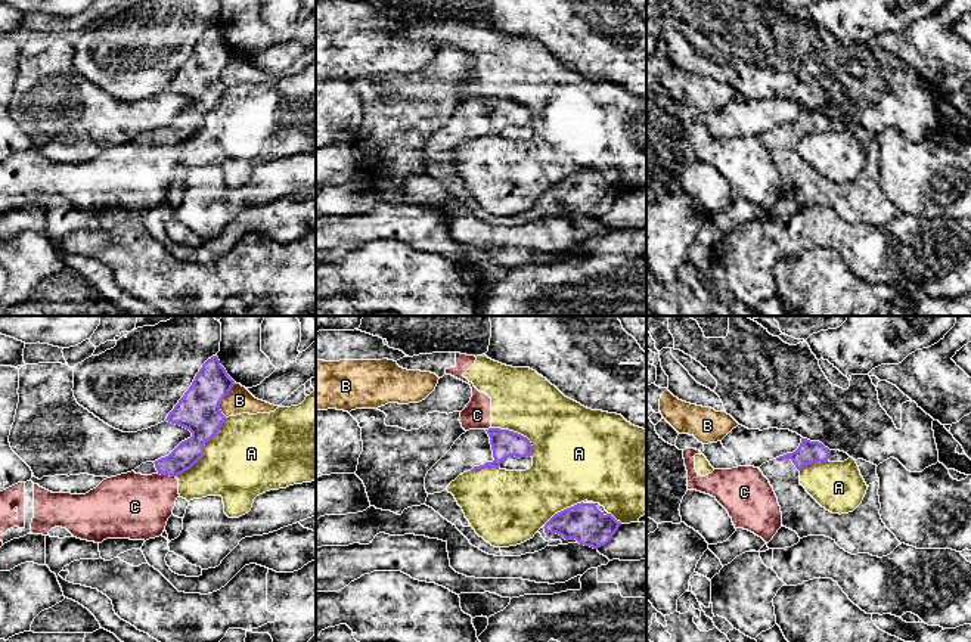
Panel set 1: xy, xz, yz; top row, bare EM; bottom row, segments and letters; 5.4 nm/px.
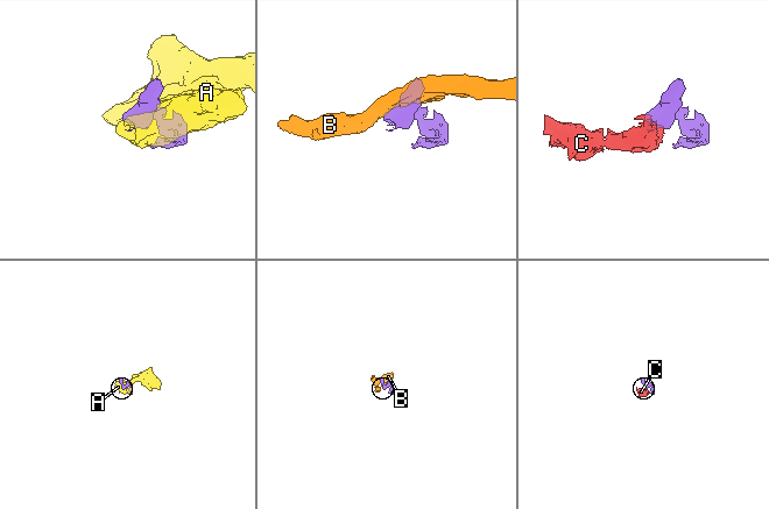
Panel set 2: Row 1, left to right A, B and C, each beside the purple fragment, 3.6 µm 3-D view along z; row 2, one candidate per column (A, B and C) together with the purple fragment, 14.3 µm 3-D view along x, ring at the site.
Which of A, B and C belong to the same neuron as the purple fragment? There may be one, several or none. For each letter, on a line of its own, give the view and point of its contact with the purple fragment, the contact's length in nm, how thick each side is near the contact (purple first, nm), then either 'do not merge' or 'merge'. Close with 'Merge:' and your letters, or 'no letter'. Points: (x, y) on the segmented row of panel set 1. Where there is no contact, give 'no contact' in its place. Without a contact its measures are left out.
A: xy (202, 449) | 420 nm | 240/420 nm | do not merge
B: xy (222, 400) | 190 nm | 240/150 nm | do not merge
C: xy (167, 474) | 100 nm | 140/360 nm | do not merge
Merge: no letter

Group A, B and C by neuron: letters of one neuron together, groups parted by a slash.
A C / B

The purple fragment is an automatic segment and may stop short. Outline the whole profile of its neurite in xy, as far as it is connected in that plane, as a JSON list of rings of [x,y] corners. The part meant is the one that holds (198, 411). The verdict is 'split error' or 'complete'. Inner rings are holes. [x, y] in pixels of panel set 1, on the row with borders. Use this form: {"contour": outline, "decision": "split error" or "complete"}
{"contour": [[[218,357],[208,359],[165,419],[189,429],[192,437],[182,441],[168,456],[142,463],[134,472],[177,477],[190,469],[202,458],[204,444],[214,438],[223,427],[226,416],[220,404],[233,385],[235,381],[220,365]]], "decision": "split error"}

